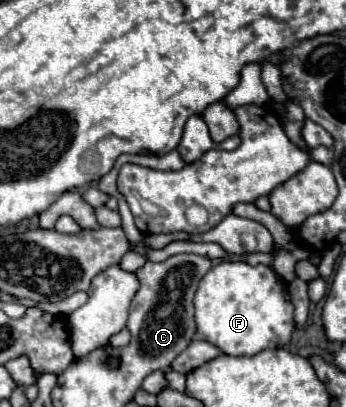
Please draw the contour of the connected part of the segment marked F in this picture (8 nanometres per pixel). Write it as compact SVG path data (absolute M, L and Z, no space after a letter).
M220 262L216 264L198 284L196 296L194 296L194 308L196 308L196 326L198 332L218 346L224 354L230 356L254 356L268 348L282 348L290 342L290 336L296 328L294 322L294 304L290 298L290 292L284 288L282 282L278 282L278 276L268 266L252 266L248 262Z

